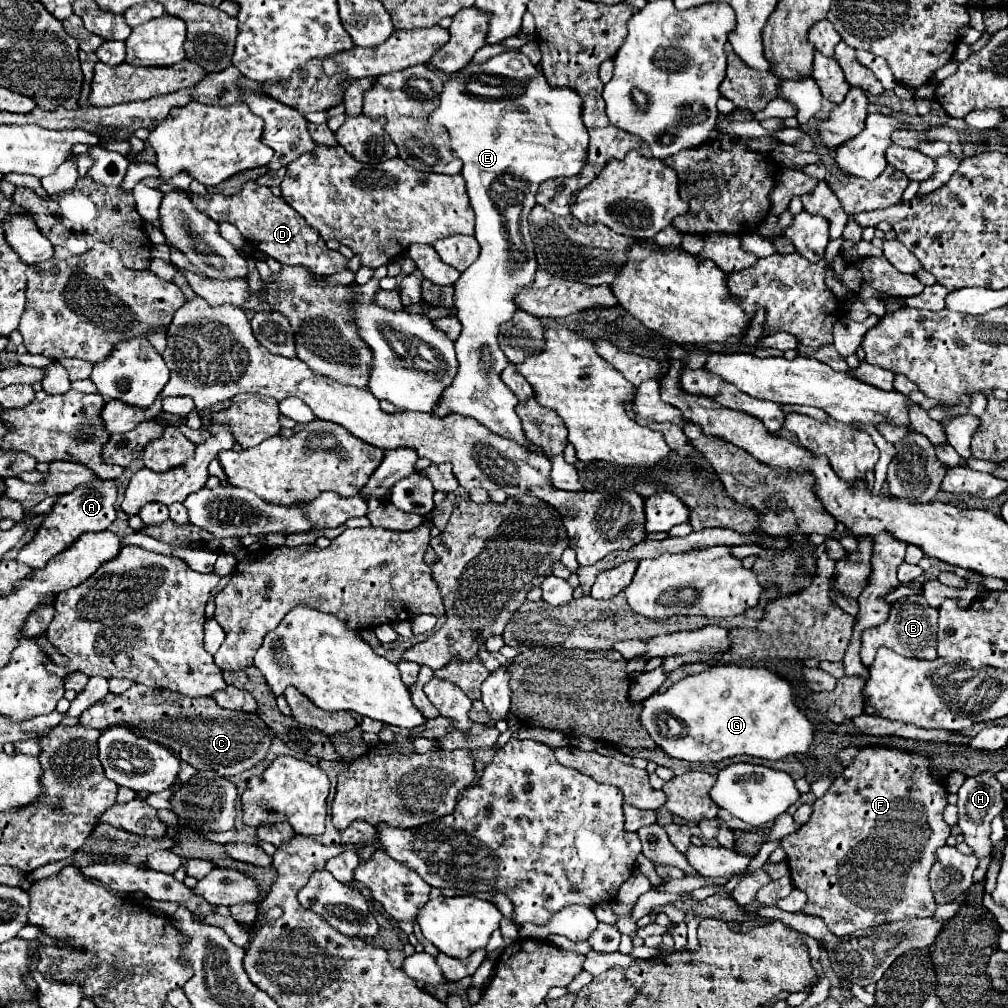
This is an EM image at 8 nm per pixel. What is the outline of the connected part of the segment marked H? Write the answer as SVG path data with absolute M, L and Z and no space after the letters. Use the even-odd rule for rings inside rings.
M980 772L978 776L966 778L964 784L958 790L958 816L960 822L958 826L964 832L964 840L974 848L974 854L978 858L990 856L992 852L992 842L990 842L990 824L992 820L1004 810L1006 802L1002 796L1002 784L996 780L992 772Z

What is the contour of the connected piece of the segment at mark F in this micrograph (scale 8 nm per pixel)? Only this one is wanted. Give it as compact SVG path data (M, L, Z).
M862 748L854 762L834 780L830 790L814 802L808 824L780 842L794 886L808 896L802 912L822 918L836 936L878 924L932 916L936 902L928 886L928 872L936 860L936 850L946 846L950 836L950 826L942 820L948 804L946 796L946 786L932 778L930 758L898 748Z

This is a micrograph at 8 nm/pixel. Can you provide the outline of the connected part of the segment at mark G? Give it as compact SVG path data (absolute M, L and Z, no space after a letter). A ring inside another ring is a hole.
M712 666L700 674L692 674L672 684L666 692L652 694L642 702L640 724L656 742L656 746L678 760L716 764L734 756L754 756L764 760L782 760L792 754L806 752L812 738L812 722L796 708L792 686L766 668L744 666Z

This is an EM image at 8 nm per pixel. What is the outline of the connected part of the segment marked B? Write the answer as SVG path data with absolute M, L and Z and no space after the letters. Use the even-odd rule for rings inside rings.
M914 594L914 596L894 602L890 610L890 618L882 626L862 632L862 648L860 648L862 664L868 668L874 662L876 650L880 646L886 646L906 658L934 660L936 658L936 632L938 632L936 622L938 622L938 610L930 608L922 594Z

